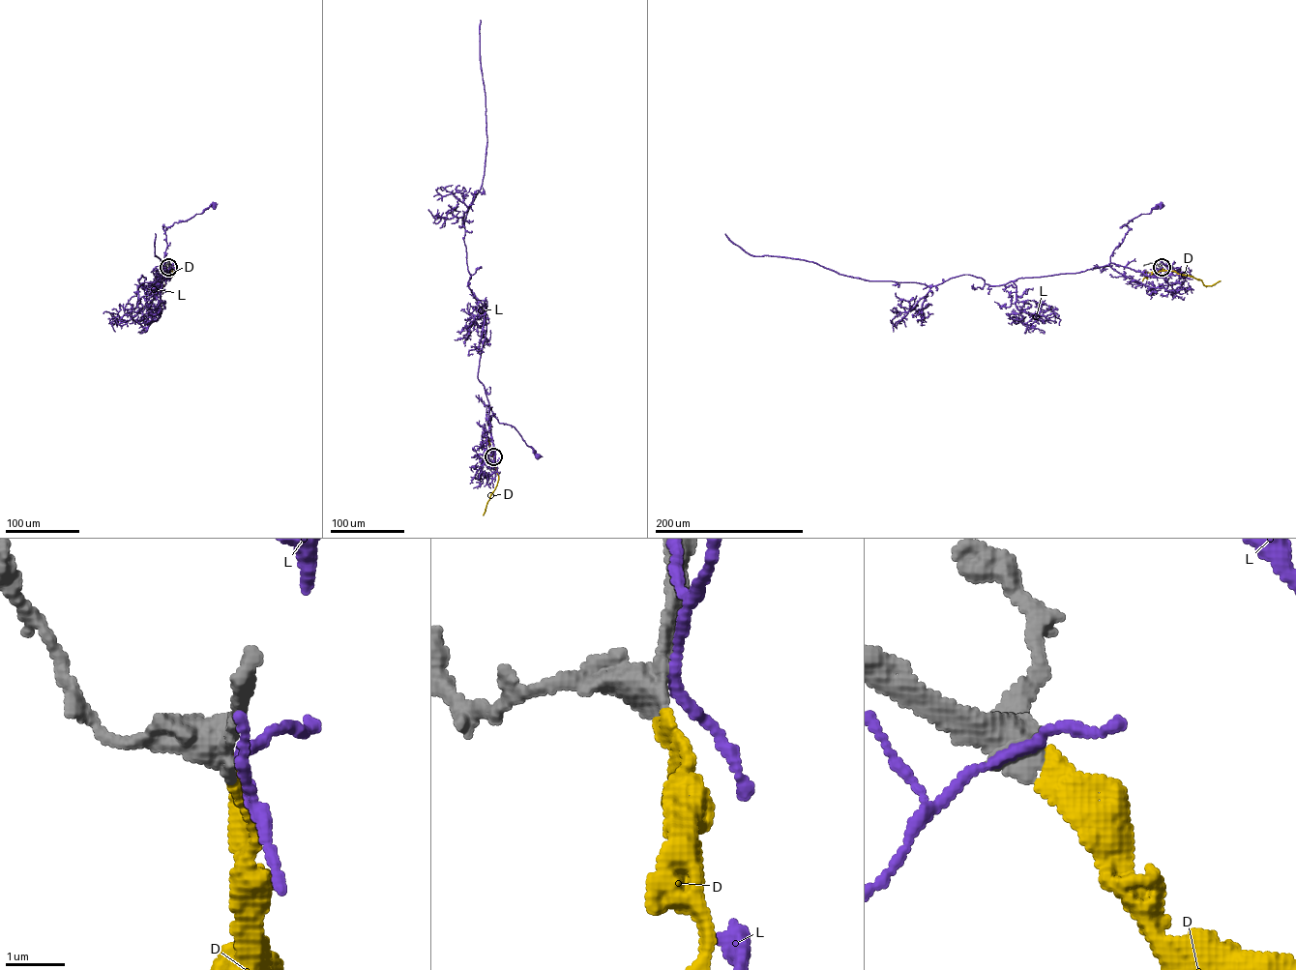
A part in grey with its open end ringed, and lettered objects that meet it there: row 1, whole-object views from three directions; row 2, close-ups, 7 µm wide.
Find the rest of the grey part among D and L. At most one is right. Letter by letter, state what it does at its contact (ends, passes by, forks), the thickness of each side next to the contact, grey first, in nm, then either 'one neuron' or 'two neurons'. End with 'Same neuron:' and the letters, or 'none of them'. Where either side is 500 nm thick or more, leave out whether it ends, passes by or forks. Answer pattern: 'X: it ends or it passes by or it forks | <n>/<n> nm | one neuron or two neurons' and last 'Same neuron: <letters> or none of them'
D: it ends | 440/280 nm | one neuron
L: 500/170 nm | two neurons
Same neuron: D

